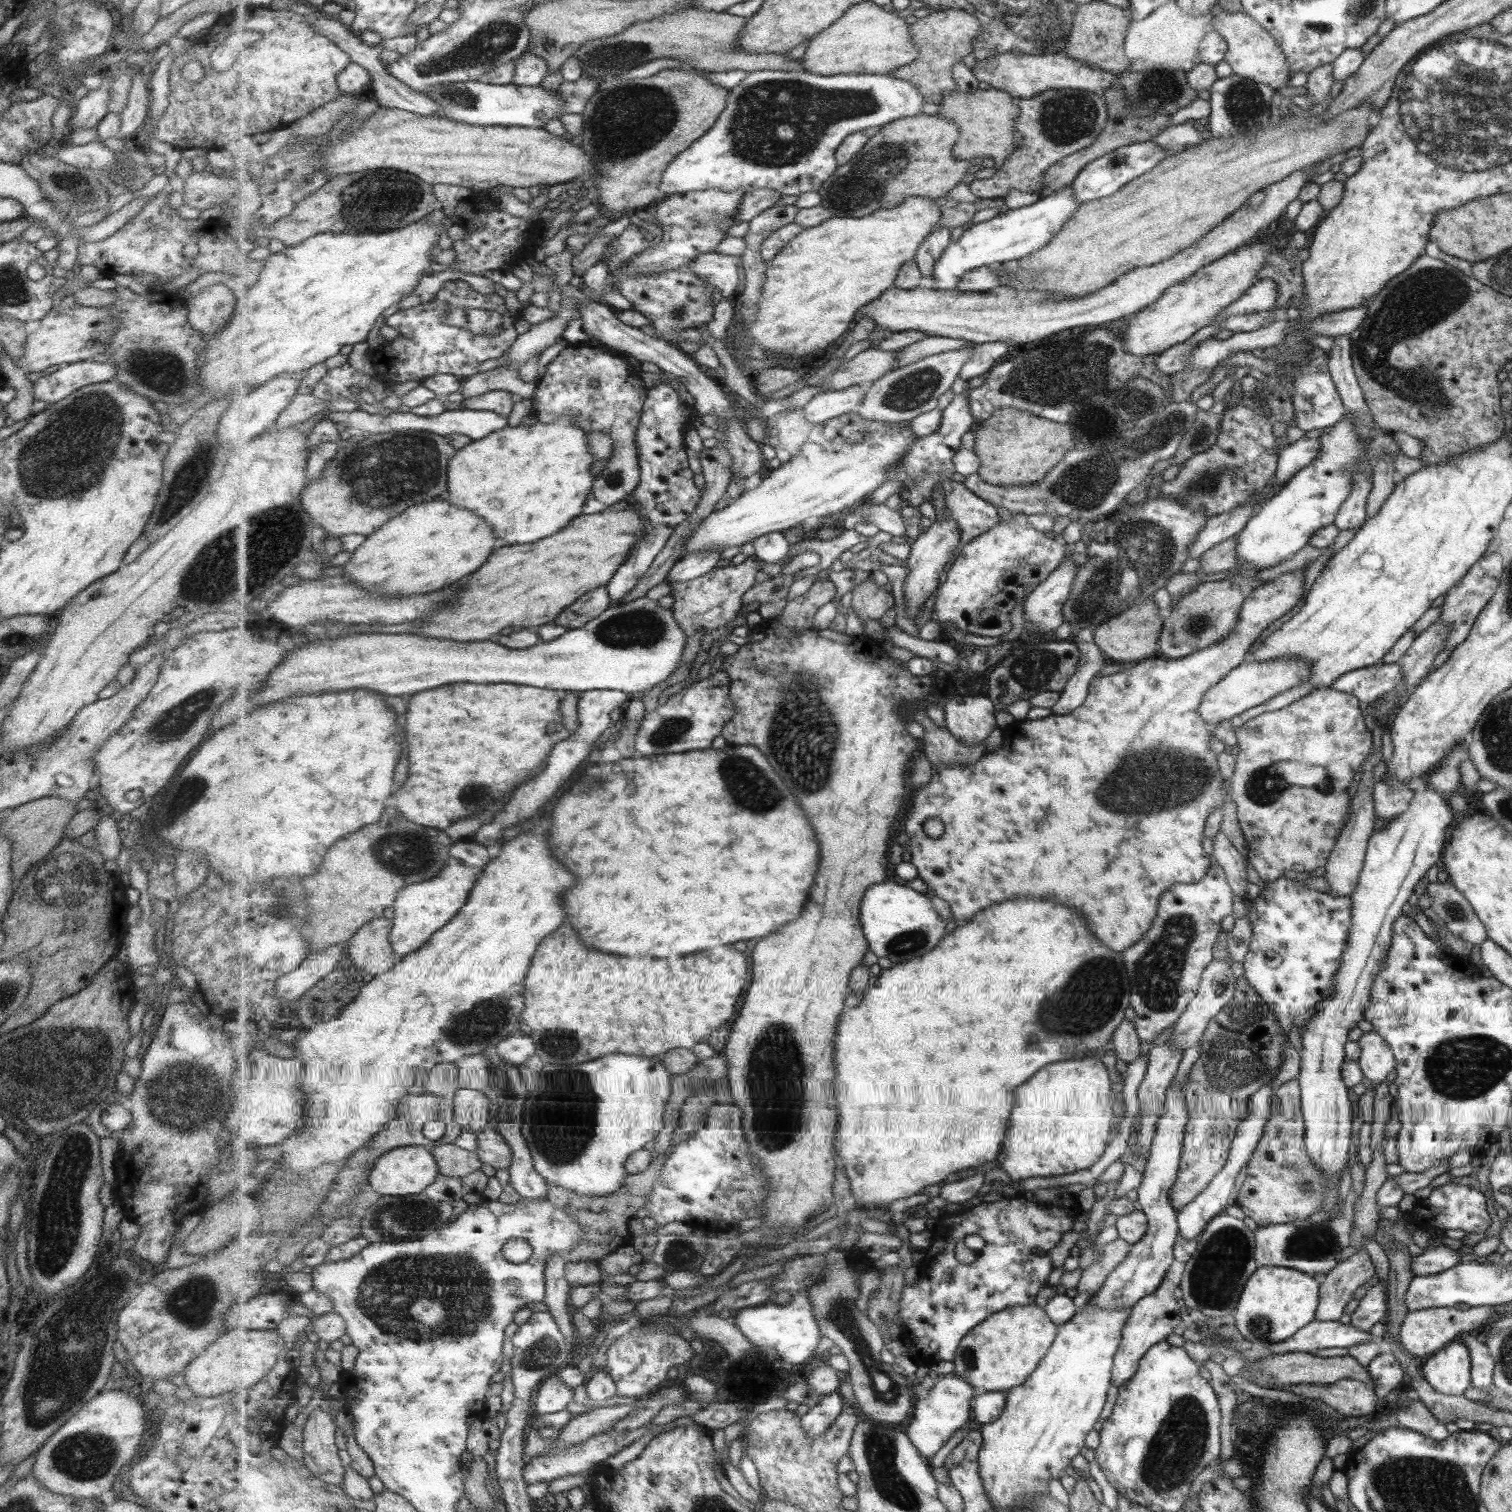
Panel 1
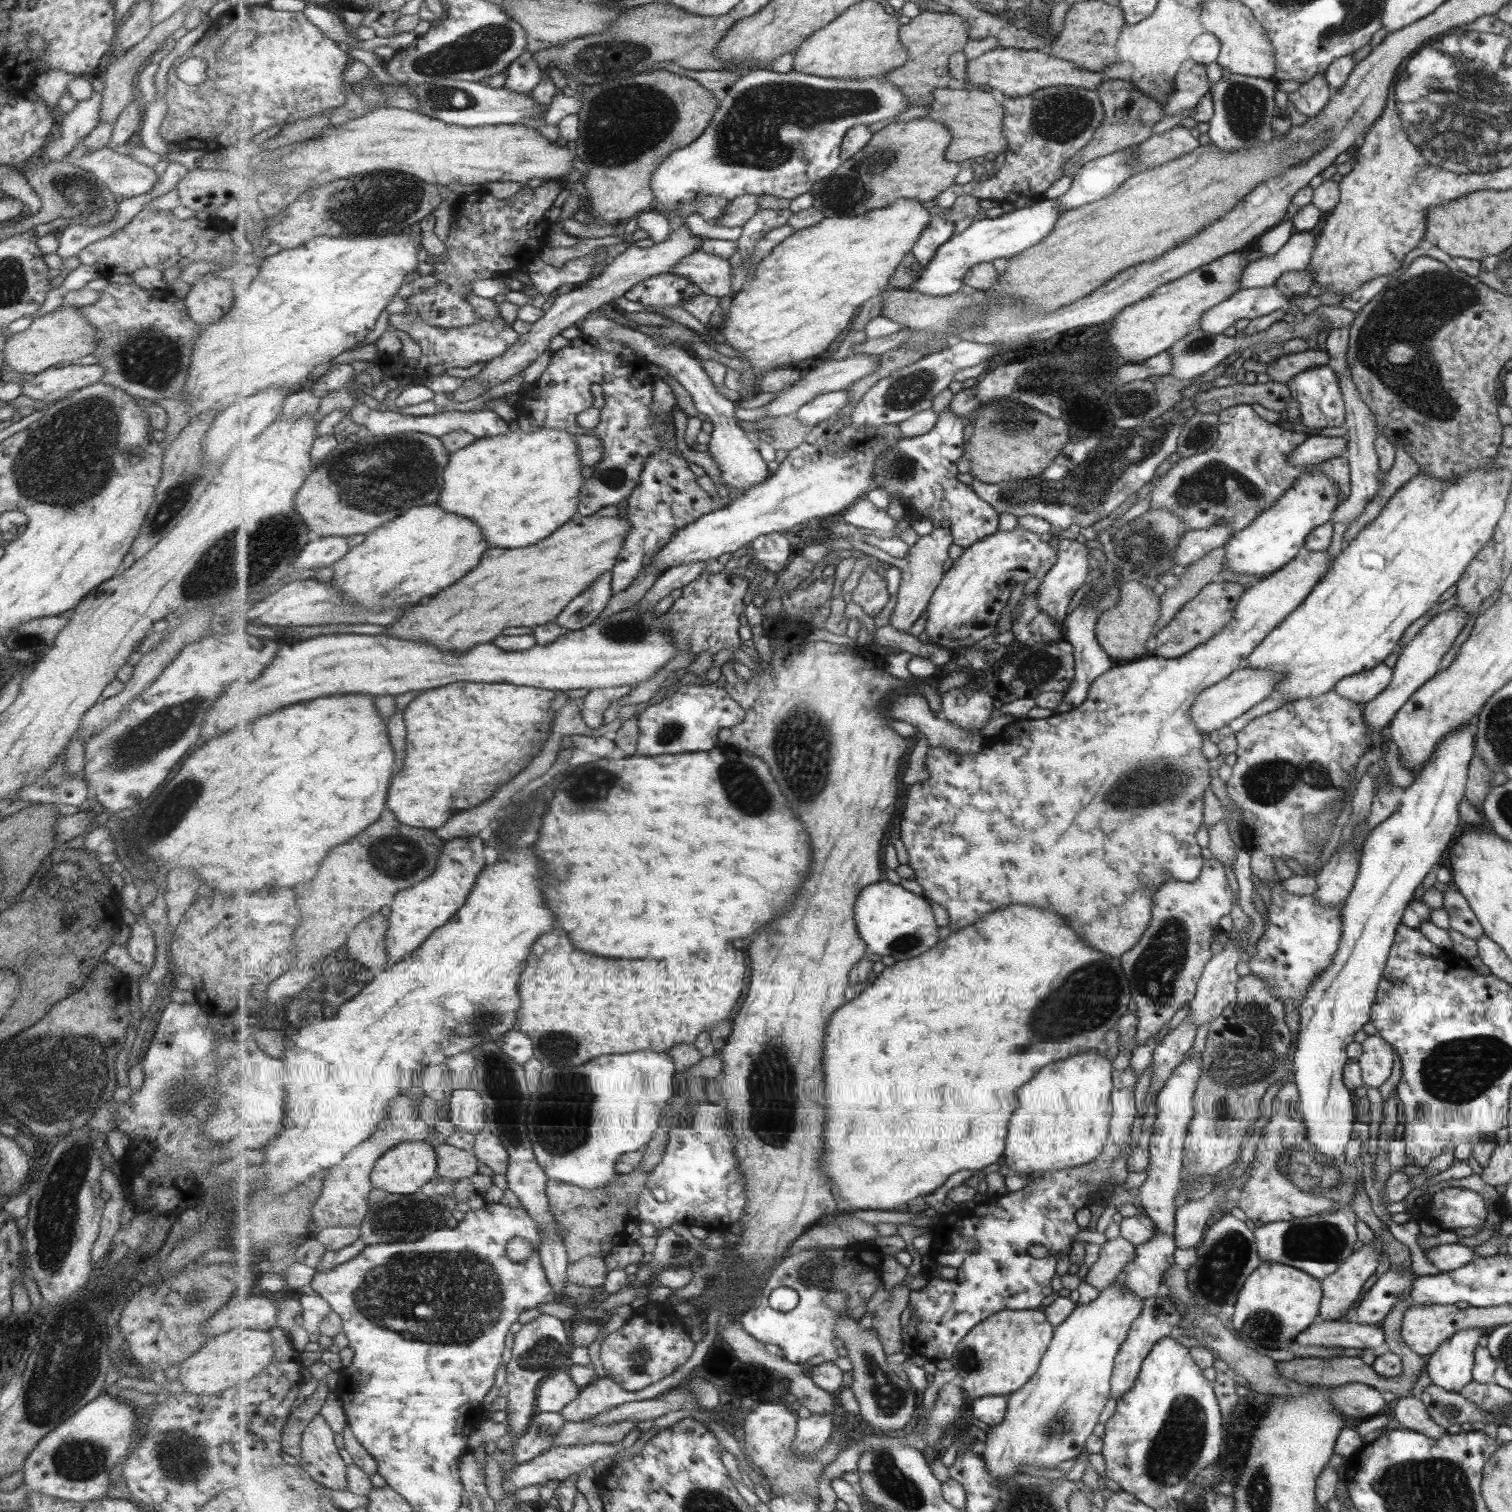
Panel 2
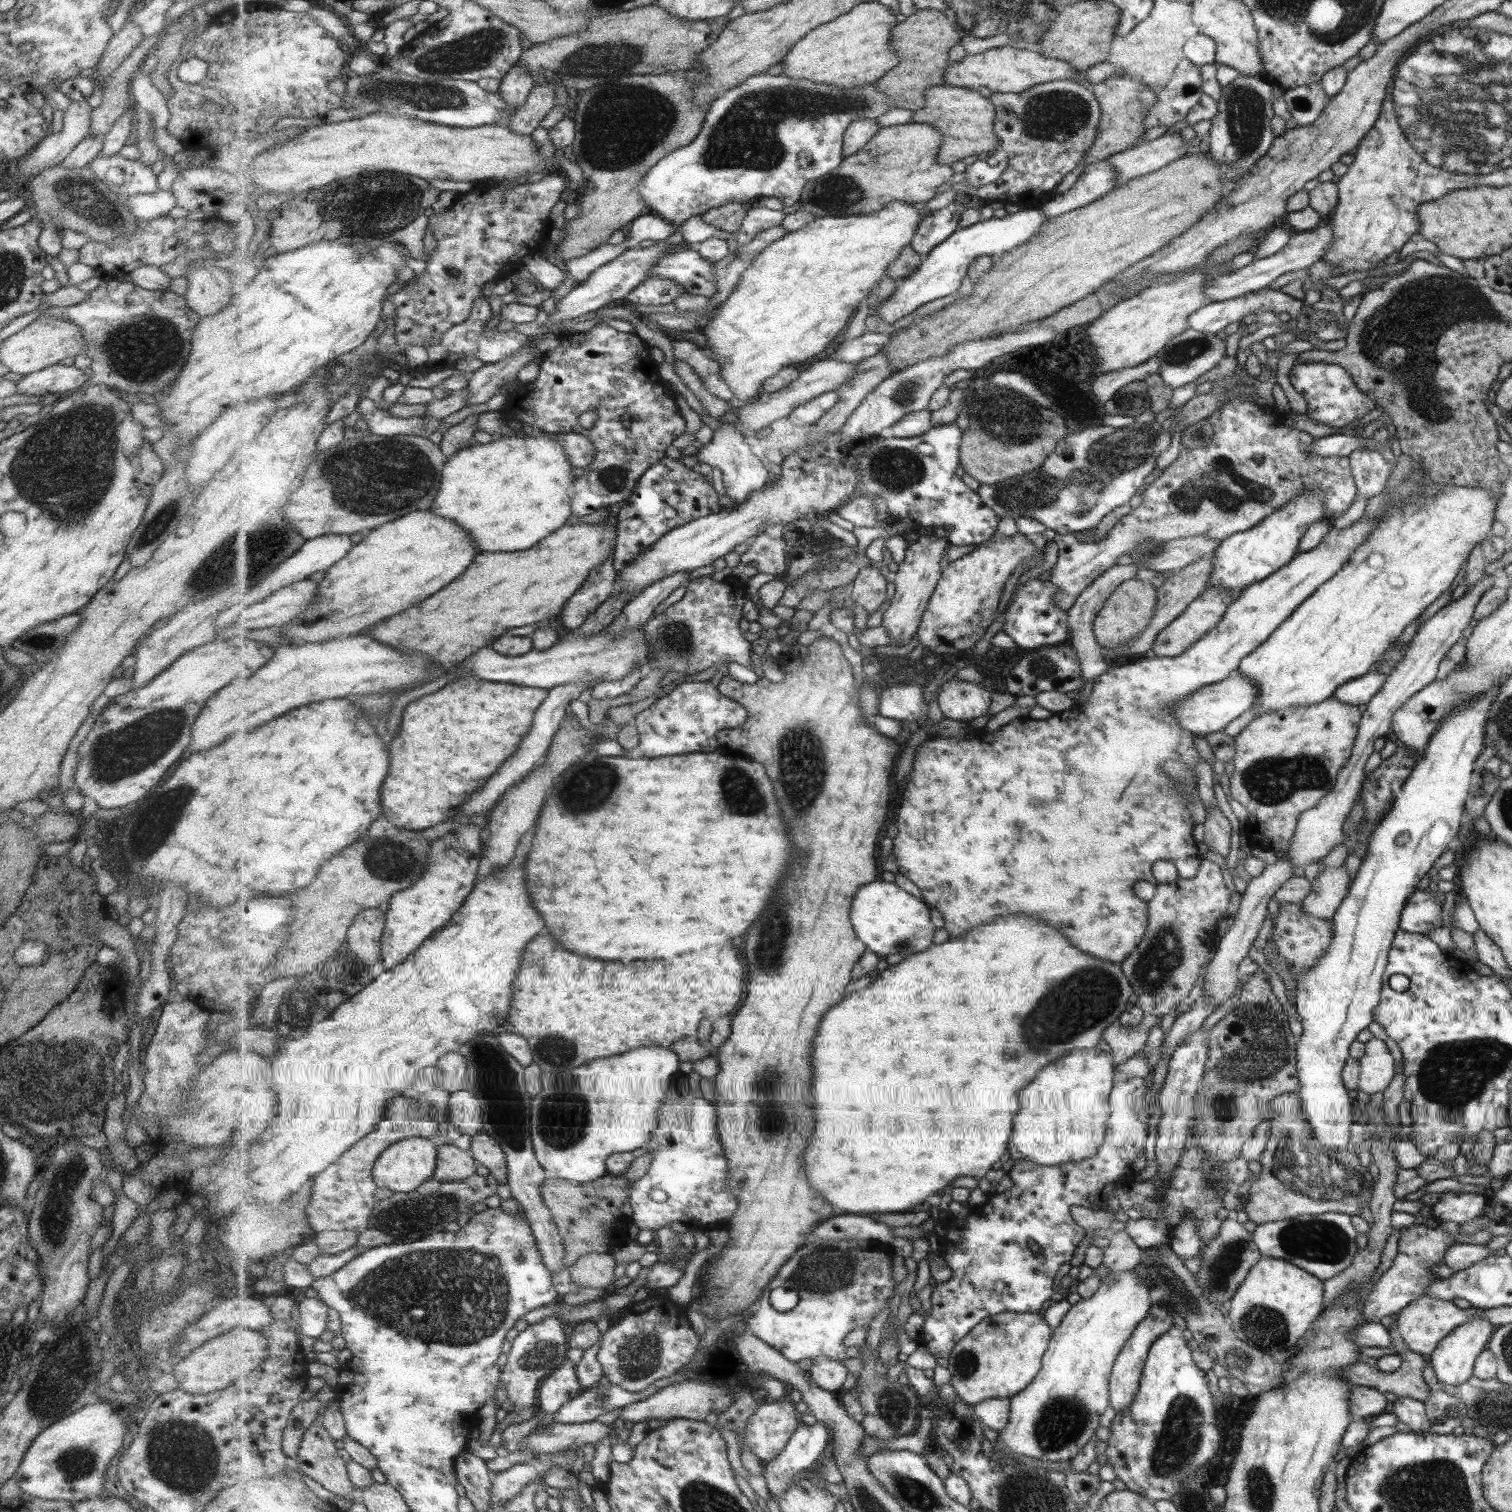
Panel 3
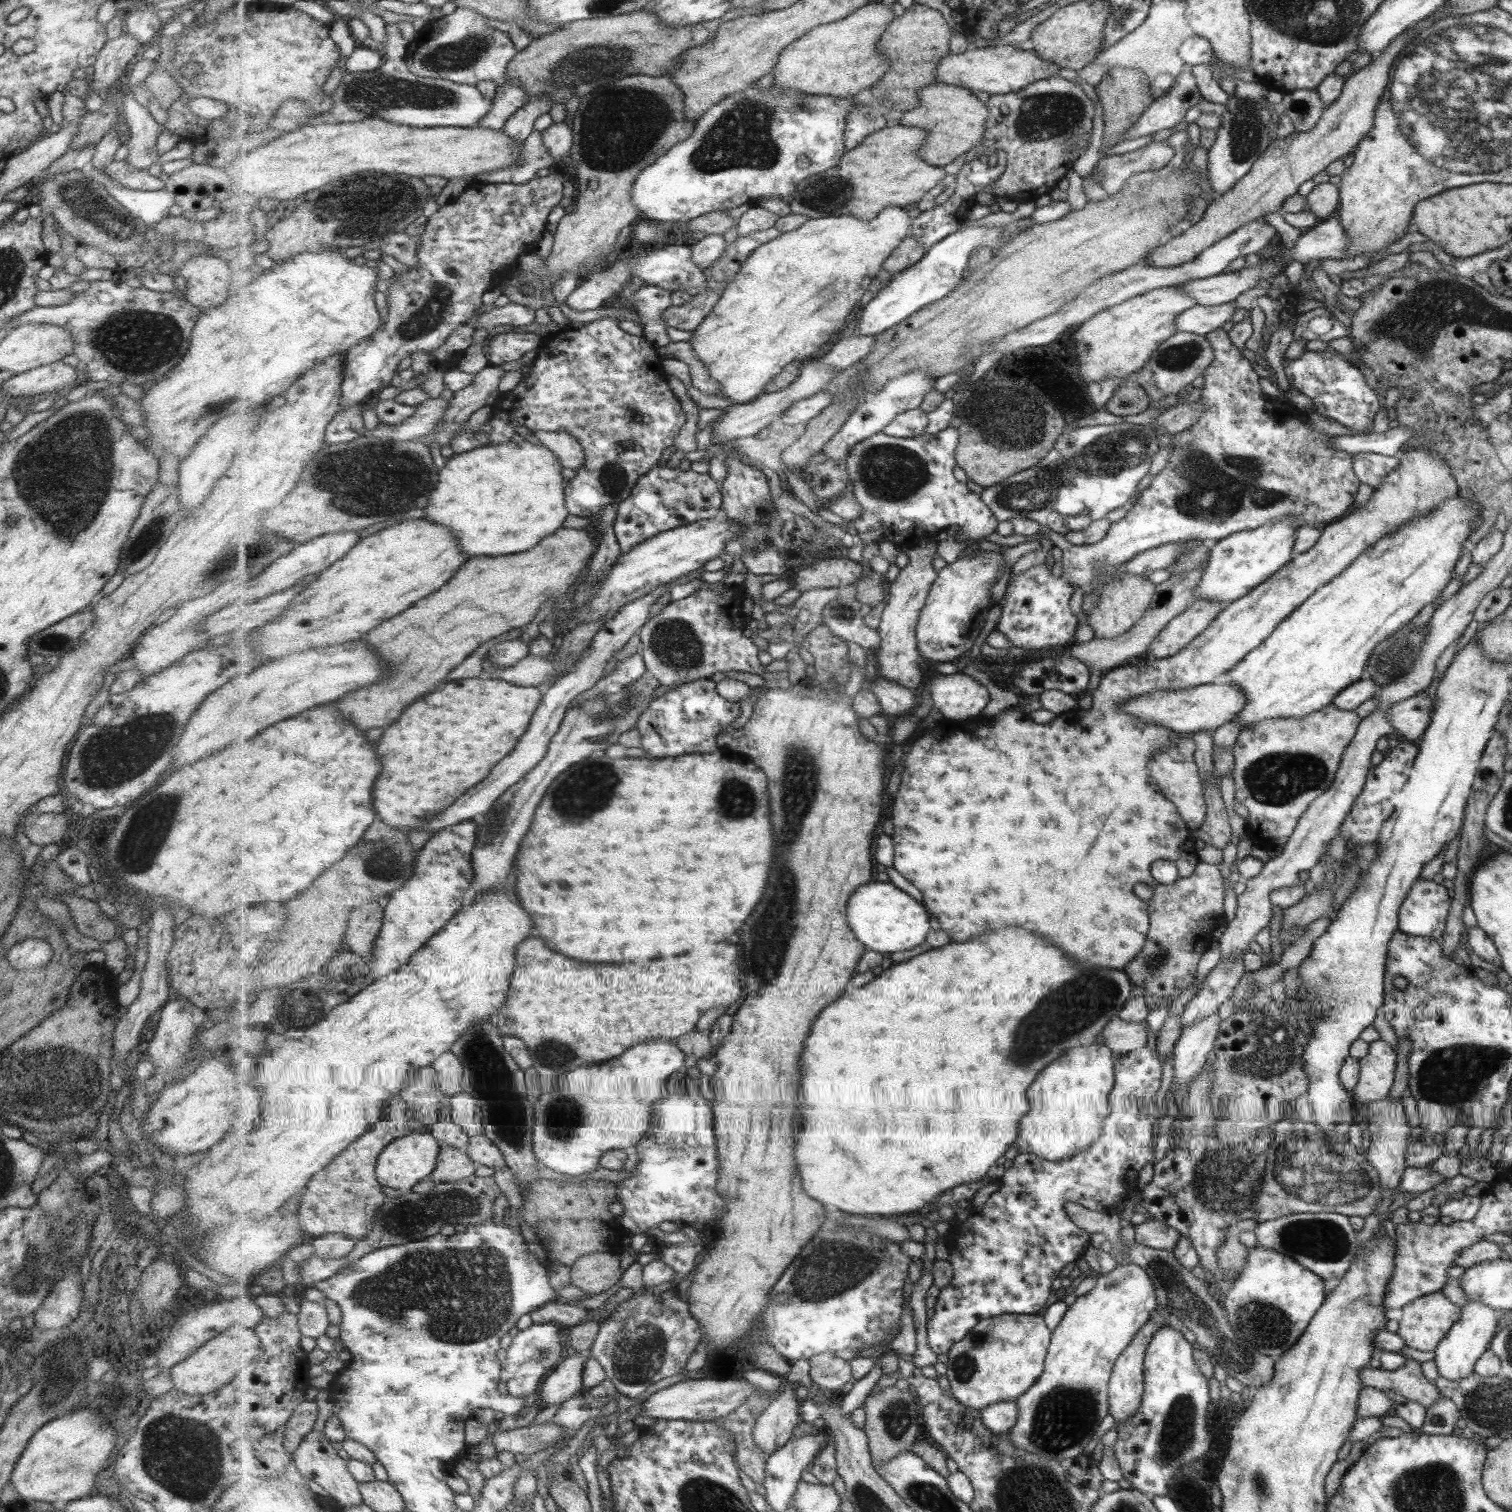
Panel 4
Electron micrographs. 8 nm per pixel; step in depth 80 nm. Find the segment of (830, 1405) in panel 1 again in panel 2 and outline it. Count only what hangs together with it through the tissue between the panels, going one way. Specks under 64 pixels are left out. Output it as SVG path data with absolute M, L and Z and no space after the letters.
M831 1413L799 1418L793 1452L798 1457L810 1457L828 1443L835 1426L836 1418Z

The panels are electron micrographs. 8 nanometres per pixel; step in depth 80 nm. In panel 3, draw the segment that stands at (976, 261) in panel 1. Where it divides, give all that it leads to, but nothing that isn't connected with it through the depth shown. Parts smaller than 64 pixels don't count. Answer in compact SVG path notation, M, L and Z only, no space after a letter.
M1028 204L1028 209L1021 209L1016 213L1007 214L1002 218L991 217L986 221L979 220L976 223L969 225L968 227L957 229L957 232L955 232L953 236L950 236L947 240L945 240L945 242L942 242L941 244L939 244L939 246L936 246L930 252L930 254L925 258L924 263L921 265L921 269L919 269L919 272L913 274L913 276L909 277L909 279L905 279L905 281L897 284L895 291L891 294L891 299L887 299L885 303L883 303L882 305L879 305L879 309L877 309L877 313L871 314L871 315L877 315L884 322L891 324L892 322L895 322L895 320L901 320L903 316L907 316L907 314L911 314L914 310L917 310L917 308L919 308L920 306L927 304L927 302L933 302L933 300L937 300L939 298L945 298L945 296L947 297L955 296L956 292L959 291L959 287L961 286L961 284L963 284L963 278L965 278L965 276L968 276L969 268L972 266L975 260L980 258L980 256L995 256L995 254L1005 255L1006 252L1011 252L1013 250L1016 250L1016 248L1019 248L1022 244L1027 244L1032 238L1034 238L1034 236L1037 236L1038 234L1040 234L1040 232L1042 231L1042 226L1044 226L1046 222L1048 222L1048 218L1042 213L1040 206L1035 204Z

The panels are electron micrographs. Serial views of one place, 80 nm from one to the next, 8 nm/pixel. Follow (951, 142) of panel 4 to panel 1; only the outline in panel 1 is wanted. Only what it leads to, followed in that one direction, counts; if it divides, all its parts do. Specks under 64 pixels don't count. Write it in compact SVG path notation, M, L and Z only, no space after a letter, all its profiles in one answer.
M993 88L973 90L971 93L961 90L946 92L938 114L960 126L961 138L954 155L959 160L971 160L977 156L992 158L997 165L1007 161L1018 150L1016 118L1021 116L1020 101L1010 92Z

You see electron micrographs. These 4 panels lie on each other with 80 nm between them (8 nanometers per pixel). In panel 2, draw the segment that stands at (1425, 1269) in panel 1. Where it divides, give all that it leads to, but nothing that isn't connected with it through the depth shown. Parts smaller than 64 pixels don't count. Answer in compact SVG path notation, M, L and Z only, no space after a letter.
M1441 1244L1427 1252L1424 1258L1441 1273L1457 1270L1457 1268L1465 1266L1467 1262L1475 1259L1475 1255L1473 1248L1467 1246Z

